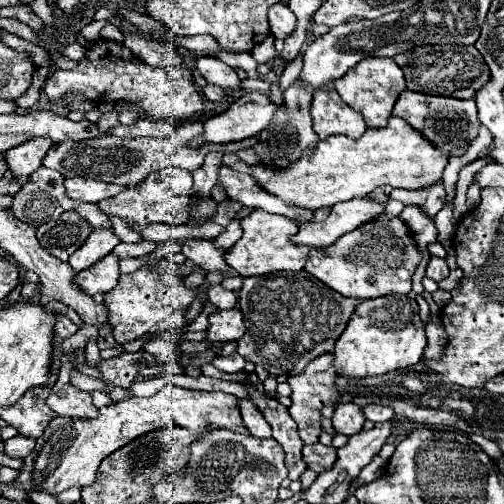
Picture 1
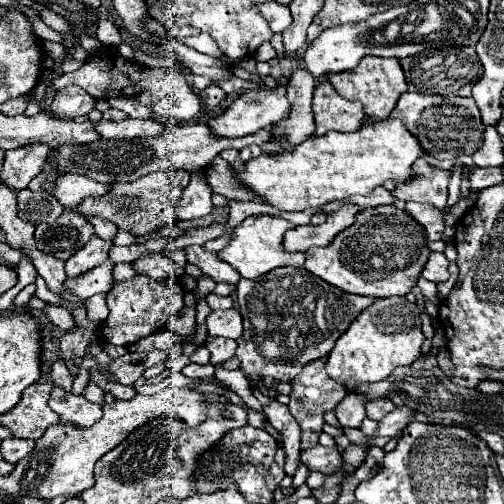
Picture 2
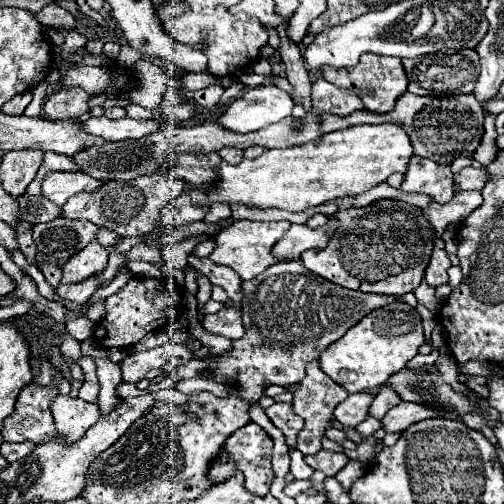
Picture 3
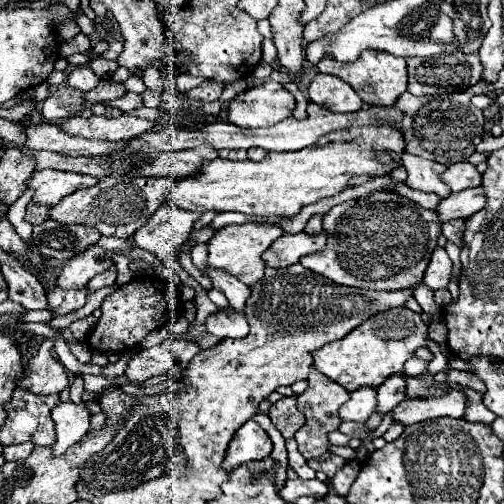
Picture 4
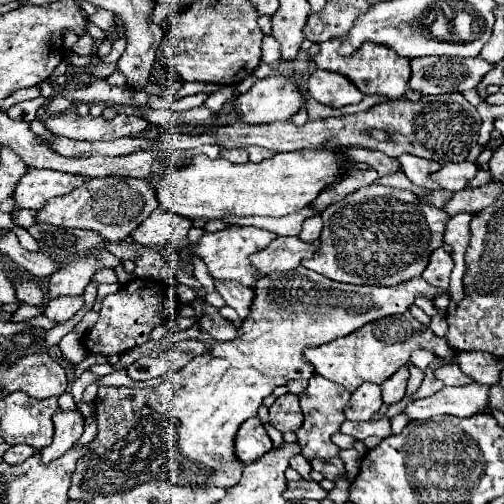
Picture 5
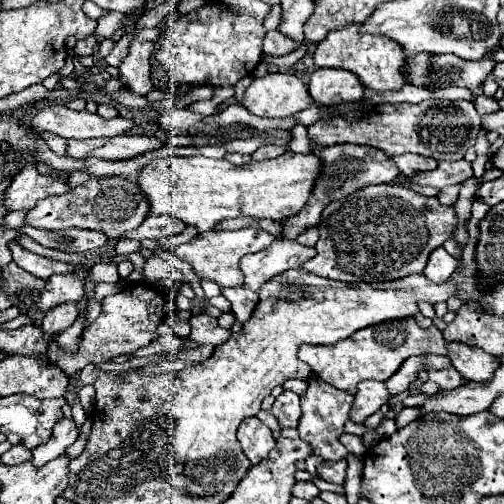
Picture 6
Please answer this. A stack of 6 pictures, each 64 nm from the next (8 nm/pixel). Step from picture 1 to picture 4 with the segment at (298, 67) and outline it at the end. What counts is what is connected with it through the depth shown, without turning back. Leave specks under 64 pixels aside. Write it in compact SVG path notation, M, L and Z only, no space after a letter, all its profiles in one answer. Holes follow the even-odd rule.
M264 80L258 86L238 94L228 108L228 122L244 128L272 126L288 116L296 108L294 96L274 80Z

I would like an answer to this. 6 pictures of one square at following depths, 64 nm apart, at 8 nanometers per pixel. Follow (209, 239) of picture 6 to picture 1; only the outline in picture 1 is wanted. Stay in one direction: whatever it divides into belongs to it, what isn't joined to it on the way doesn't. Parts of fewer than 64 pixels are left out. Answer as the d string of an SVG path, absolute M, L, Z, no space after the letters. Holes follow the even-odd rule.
M254 210L250 216L242 218L242 238L224 252L224 260L232 266L240 276L262 276L276 270L292 270L298 272L304 268L306 256L310 252L308 246L296 246L290 242L290 236L298 232L298 226L280 214L270 214L264 210Z

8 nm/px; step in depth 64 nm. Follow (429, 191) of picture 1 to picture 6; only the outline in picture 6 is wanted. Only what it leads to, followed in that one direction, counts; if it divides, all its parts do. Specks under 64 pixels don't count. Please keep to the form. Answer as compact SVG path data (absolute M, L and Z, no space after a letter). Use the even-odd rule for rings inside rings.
M402 154L392 158L400 170L400 174L404 176L412 176L418 170L434 170L436 168L436 160L428 160L426 156L416 156L416 154Z

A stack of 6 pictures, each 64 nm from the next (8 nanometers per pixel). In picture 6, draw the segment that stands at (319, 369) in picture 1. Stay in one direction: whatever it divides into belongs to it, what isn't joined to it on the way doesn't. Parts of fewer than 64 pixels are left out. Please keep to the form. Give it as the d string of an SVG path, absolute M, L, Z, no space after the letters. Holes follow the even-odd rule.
M310 378L306 394L300 398L302 418L298 422L298 432L300 432L302 440L312 444L316 456L322 456L324 460L342 460L344 456L348 456L346 446L338 438L342 436L344 424L350 418L352 400L354 400L352 394L338 390L338 388L332 388L328 382L324 382L320 378Z

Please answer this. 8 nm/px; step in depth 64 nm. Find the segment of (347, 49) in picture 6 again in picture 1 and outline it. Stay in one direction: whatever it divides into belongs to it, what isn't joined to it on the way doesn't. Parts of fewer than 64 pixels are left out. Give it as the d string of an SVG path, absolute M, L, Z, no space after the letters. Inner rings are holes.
M364 58L360 64L356 64L356 68L352 68L352 72L346 72L346 76L334 80L334 88L348 106L362 112L366 126L382 128L386 126L398 96L406 90L406 80L394 58Z

